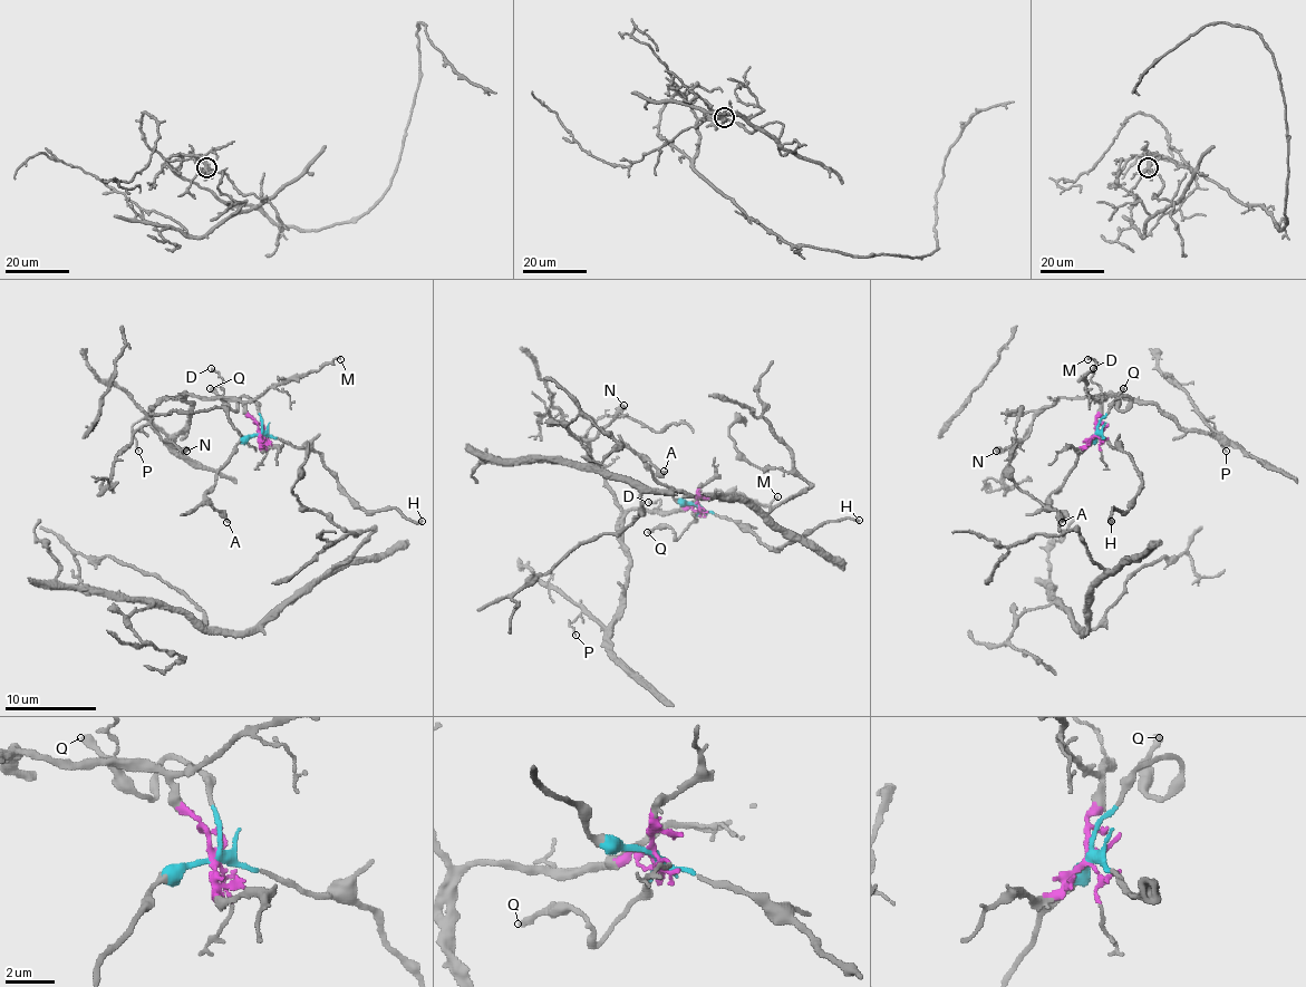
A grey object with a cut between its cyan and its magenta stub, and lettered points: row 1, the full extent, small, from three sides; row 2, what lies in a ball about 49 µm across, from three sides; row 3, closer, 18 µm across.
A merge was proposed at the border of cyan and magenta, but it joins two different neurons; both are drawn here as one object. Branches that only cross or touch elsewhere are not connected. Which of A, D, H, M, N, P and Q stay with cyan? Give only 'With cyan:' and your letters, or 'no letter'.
With cyan: A, H, Q

